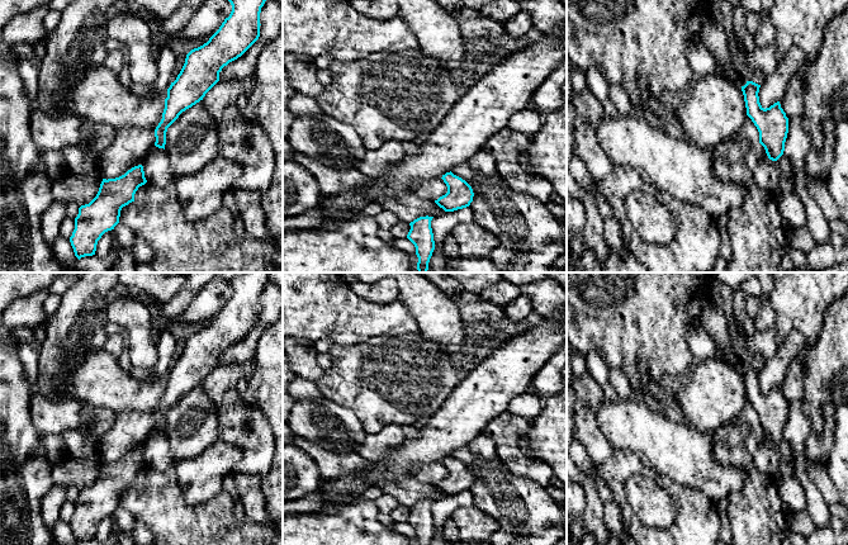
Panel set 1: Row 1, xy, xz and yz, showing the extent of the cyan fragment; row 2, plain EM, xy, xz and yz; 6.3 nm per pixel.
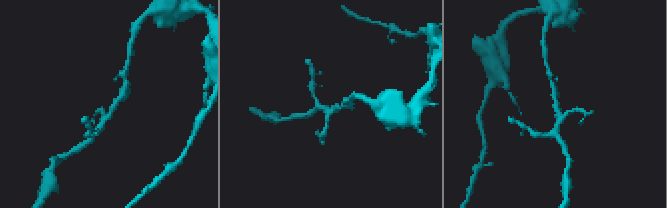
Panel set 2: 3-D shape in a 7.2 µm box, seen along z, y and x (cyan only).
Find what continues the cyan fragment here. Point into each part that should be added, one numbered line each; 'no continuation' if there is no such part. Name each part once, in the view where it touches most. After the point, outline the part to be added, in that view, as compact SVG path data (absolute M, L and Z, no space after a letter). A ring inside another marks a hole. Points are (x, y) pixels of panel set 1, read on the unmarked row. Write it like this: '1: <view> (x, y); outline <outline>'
no continuation

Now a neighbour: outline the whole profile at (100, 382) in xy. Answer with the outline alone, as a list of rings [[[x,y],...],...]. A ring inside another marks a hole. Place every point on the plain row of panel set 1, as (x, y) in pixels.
[[[104,349],[87,355],[67,385],[71,399],[117,414],[132,411],[156,413],[164,393],[165,383],[134,379],[122,369],[119,359]]]

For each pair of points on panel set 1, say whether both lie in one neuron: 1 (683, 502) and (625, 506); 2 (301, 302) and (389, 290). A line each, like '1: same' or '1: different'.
1: same
2: different

